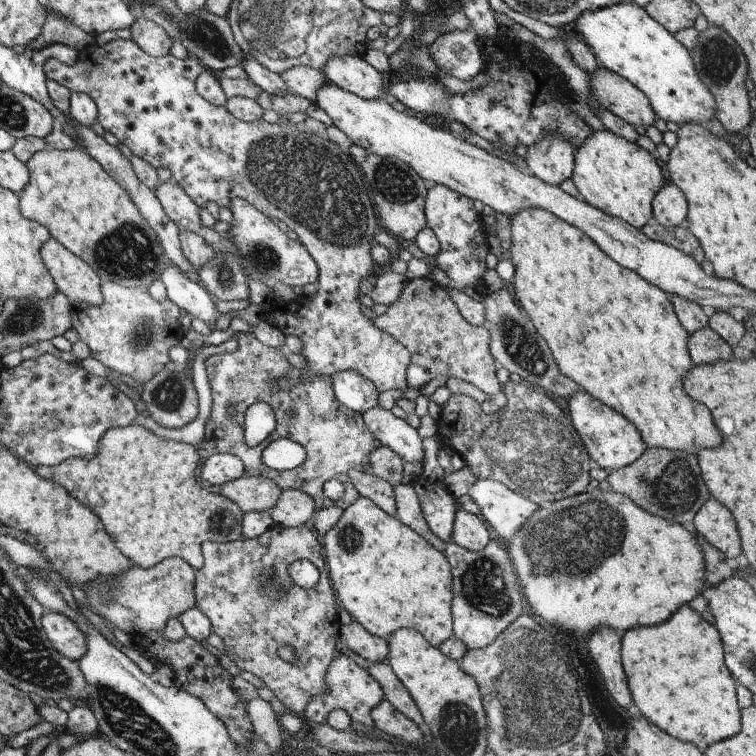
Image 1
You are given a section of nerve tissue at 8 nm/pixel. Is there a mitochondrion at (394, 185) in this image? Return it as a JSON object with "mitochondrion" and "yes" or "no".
{"mitochondrion":"yes"}

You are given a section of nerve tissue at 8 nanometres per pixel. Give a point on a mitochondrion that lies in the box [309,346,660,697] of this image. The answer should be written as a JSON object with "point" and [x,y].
{"point":[507,452]}

